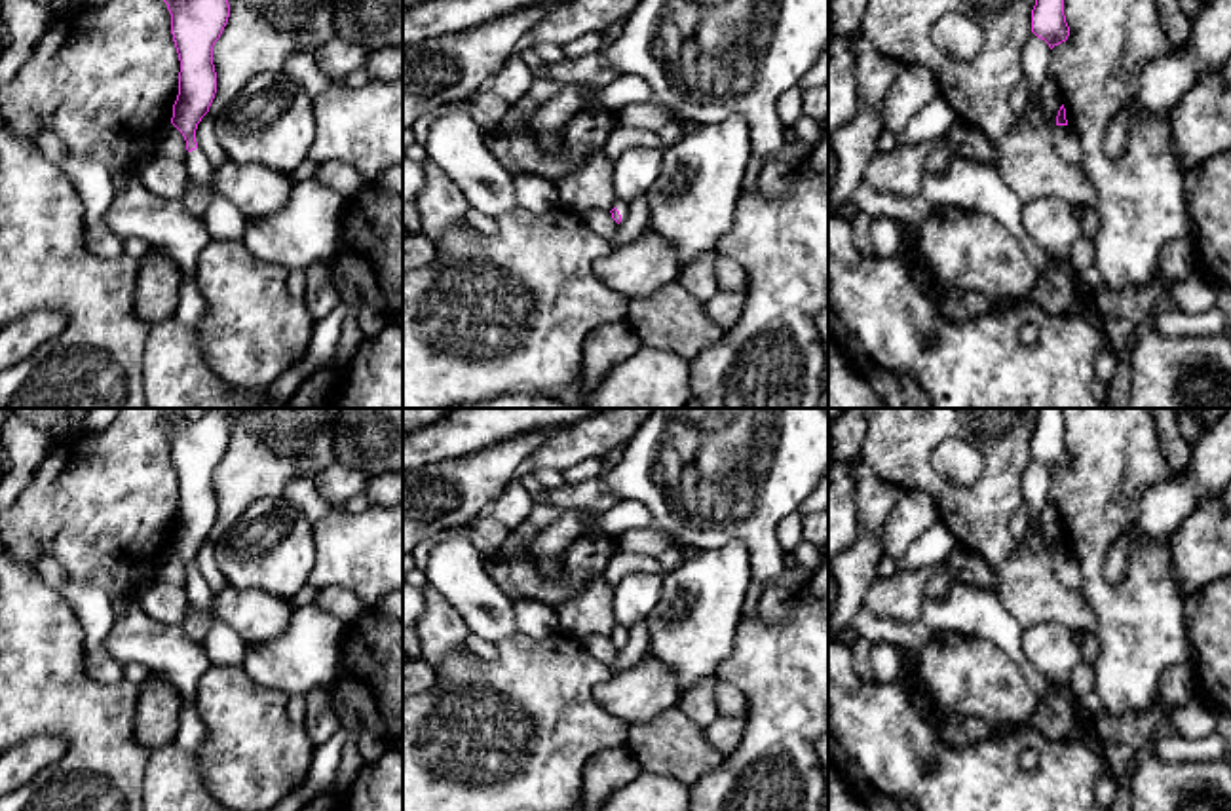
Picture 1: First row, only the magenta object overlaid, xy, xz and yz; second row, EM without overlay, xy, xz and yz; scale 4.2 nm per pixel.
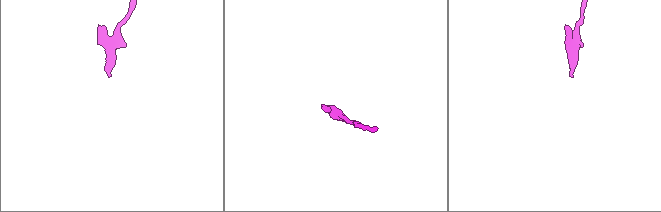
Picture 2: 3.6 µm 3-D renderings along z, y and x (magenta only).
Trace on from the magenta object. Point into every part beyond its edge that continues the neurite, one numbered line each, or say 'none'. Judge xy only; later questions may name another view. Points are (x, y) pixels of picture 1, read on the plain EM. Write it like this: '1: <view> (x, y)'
1: xy (225, 648)

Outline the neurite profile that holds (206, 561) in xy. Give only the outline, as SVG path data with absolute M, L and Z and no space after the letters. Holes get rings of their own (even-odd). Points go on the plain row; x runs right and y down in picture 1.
M205 539L201 543L196 555L196 568L198 568L198 574L203 575L205 583L211 587L213 593L222 591L228 585L224 574L217 564L215 541Z

